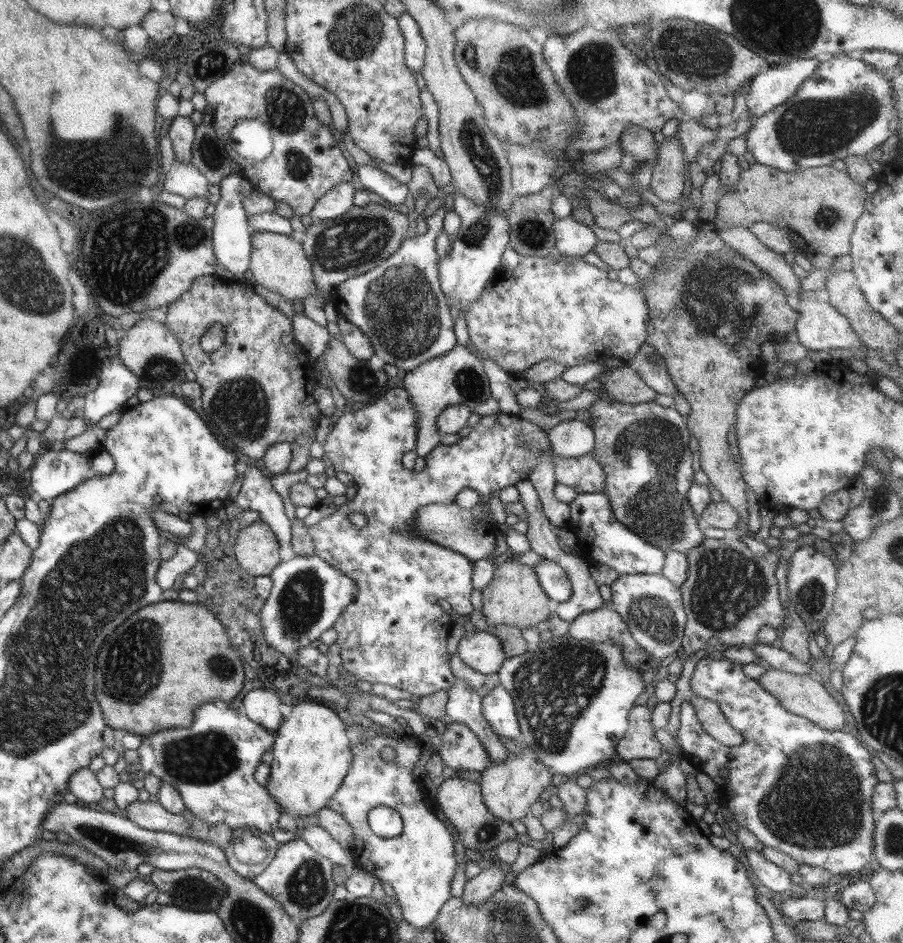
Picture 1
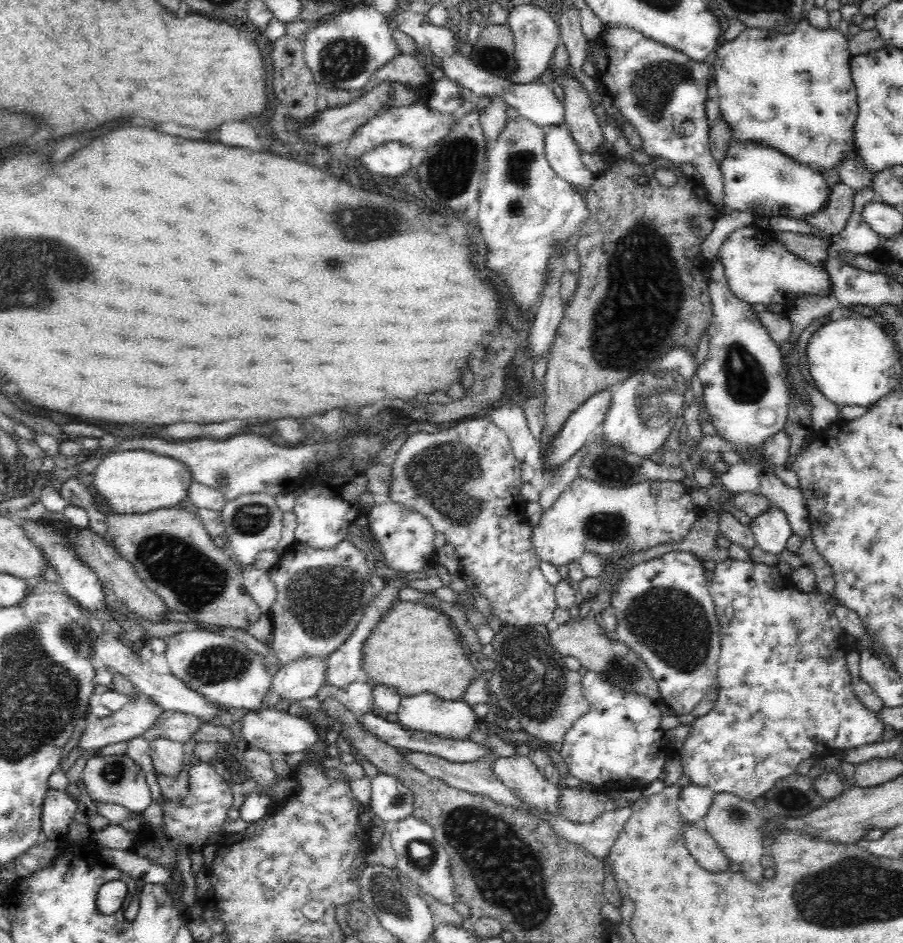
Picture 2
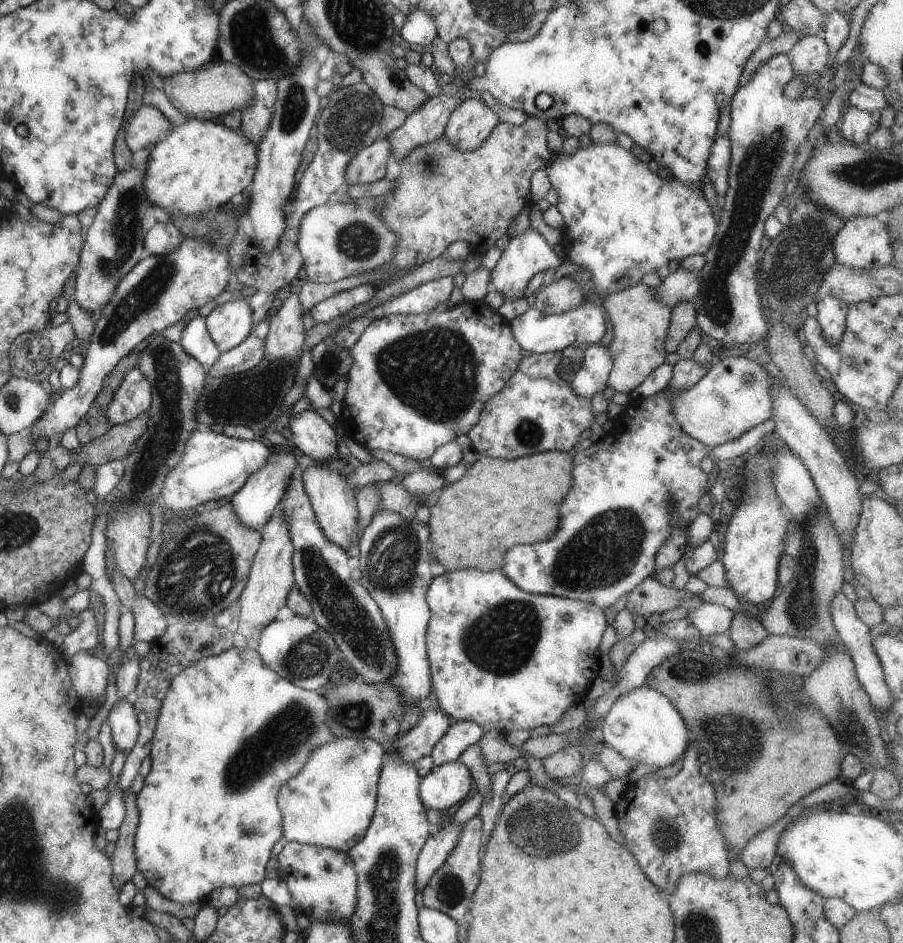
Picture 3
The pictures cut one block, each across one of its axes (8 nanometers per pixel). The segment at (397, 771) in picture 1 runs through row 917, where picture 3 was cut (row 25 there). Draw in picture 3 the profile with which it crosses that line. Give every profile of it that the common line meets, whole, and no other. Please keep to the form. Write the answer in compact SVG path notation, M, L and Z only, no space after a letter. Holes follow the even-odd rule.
M417 8L407 14L405 22L397 34L408 44L427 47L436 37L435 22L430 13Z

